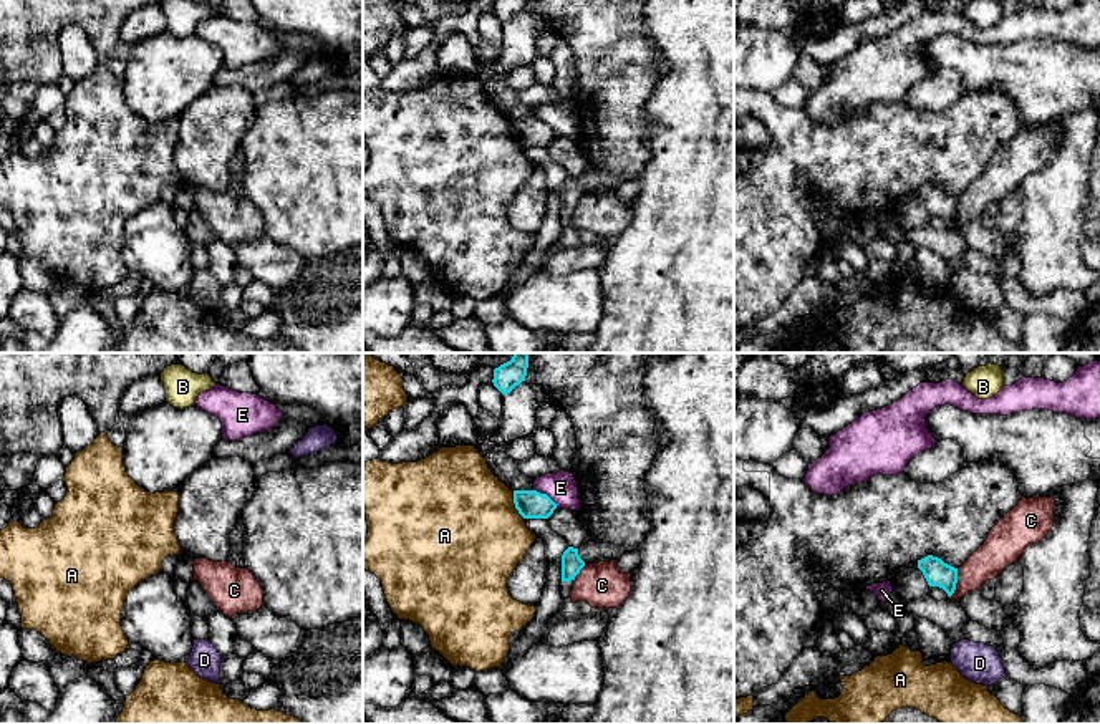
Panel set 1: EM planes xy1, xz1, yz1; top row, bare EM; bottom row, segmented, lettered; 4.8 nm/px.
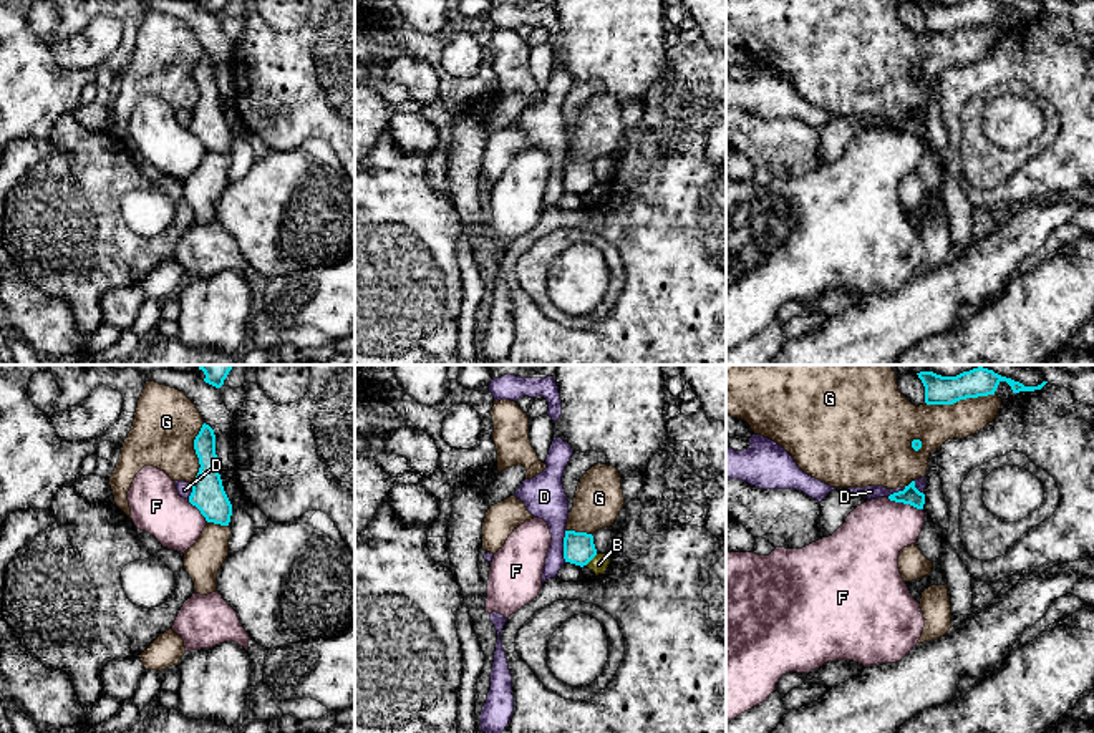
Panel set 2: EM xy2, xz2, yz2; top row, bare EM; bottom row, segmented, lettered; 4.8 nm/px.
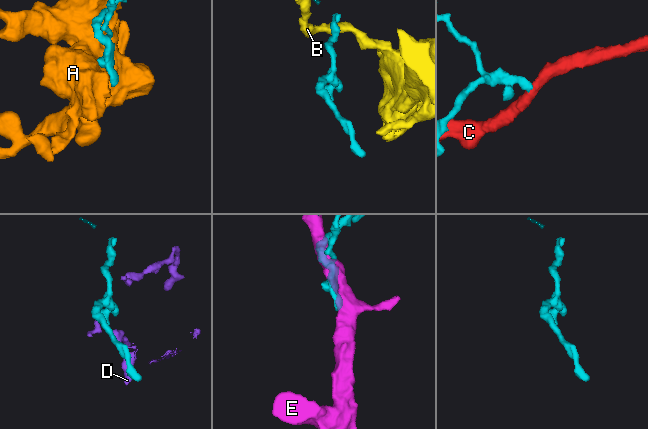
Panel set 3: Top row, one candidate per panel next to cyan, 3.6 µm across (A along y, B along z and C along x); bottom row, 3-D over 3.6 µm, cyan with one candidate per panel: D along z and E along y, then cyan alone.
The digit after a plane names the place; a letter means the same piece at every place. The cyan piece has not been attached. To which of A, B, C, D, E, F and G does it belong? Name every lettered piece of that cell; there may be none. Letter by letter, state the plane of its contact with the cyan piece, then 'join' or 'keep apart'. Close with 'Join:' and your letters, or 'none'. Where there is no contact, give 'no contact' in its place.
A: contact in xz1; keep apart
B: contact in xz2; keep apart
C: contact in yz1; keep apart
D: contact in xz2; keep apart
E: contact in xz1; keep apart
F: contact in yz2; keep apart
G: contact in yz2; keep apart
Join: none

